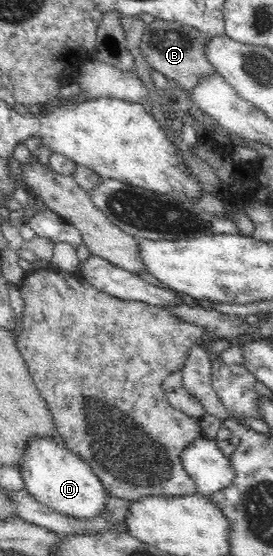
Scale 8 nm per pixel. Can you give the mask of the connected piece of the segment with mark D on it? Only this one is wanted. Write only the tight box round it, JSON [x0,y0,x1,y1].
[19,437,109,518]

